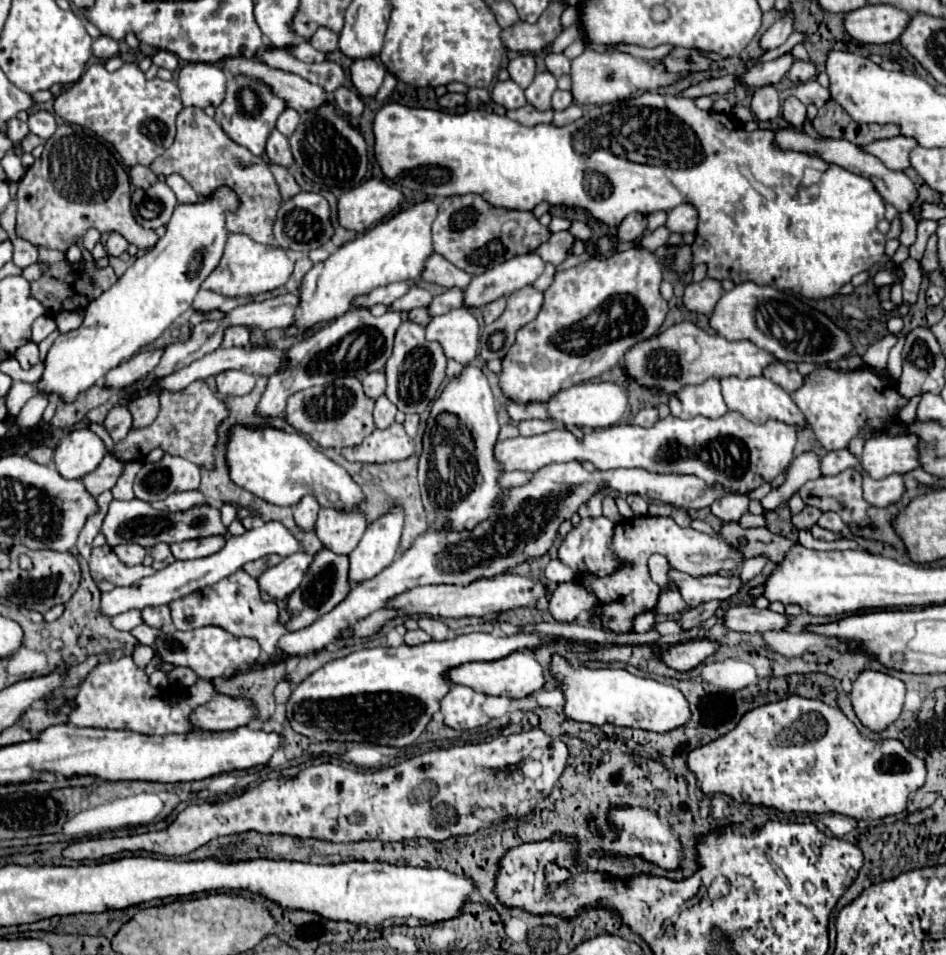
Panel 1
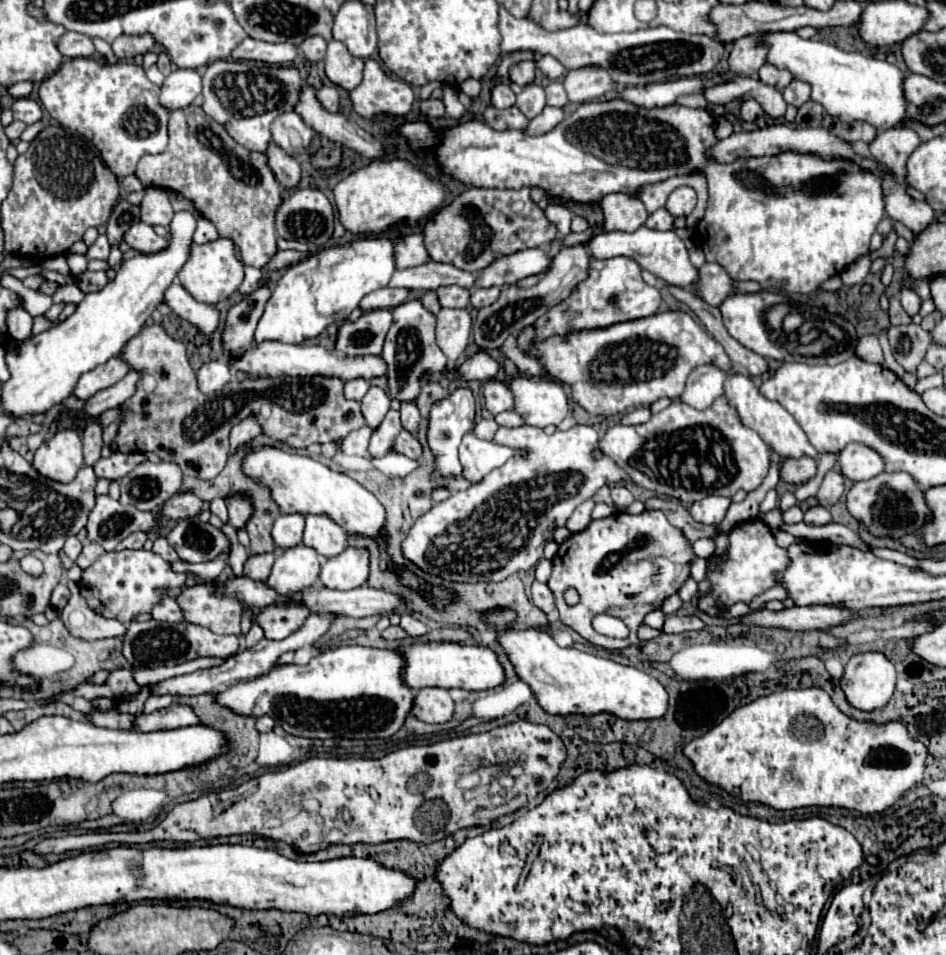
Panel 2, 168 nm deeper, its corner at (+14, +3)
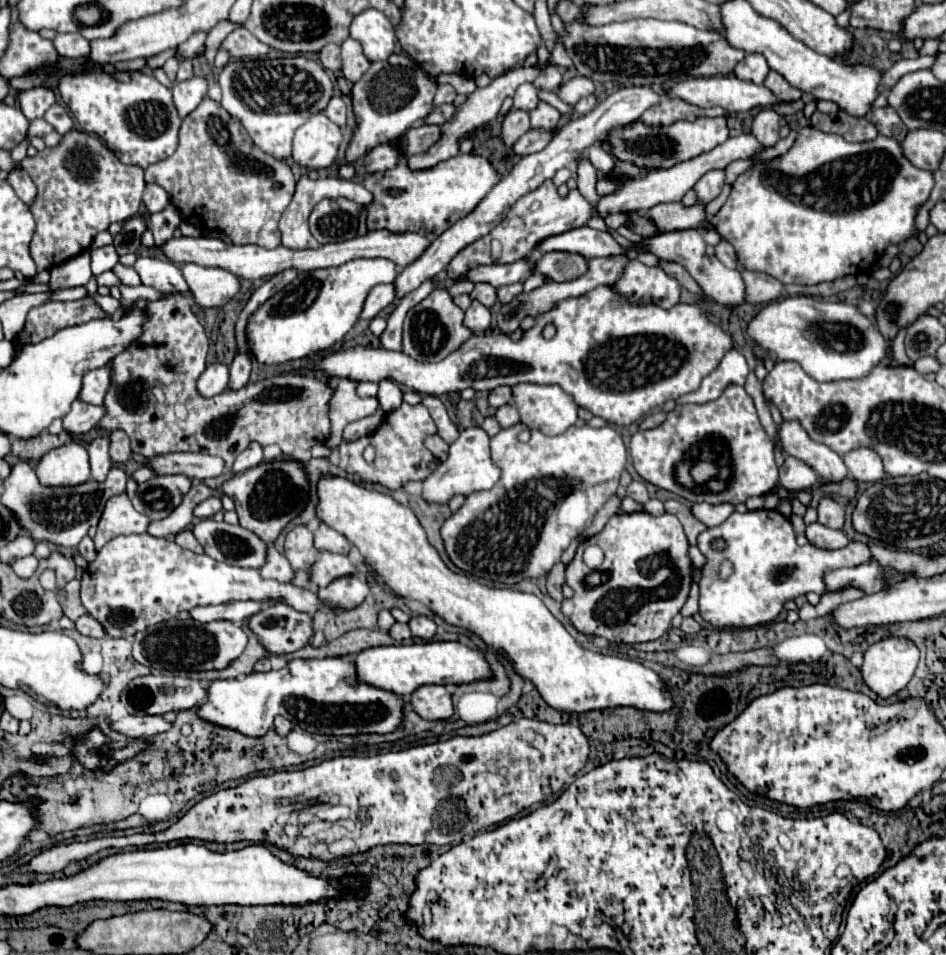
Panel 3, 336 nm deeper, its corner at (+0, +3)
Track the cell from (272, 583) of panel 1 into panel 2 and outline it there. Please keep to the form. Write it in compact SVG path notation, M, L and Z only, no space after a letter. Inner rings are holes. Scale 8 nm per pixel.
M306 545L276 553L278 559L266 583L278 591L302 591L310 587L320 573L320 555Z

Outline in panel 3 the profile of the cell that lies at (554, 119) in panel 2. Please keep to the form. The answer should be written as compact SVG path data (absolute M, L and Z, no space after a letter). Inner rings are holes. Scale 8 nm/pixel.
M530 129L528 133L524 133L512 147L512 151L516 155L530 155L530 153L536 153L536 151L542 151L550 141L552 141L552 135L556 135L558 129L552 129L552 131L544 131L544 129Z

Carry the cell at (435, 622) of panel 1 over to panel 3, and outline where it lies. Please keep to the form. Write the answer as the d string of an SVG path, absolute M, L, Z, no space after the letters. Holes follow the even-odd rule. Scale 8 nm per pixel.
M412 617L408 625L410 625L412 633L424 641L430 641L436 635L436 623L428 617Z

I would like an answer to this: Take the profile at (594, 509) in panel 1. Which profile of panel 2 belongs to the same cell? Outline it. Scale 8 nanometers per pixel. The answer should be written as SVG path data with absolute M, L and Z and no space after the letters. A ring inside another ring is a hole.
M588 499L588 501L584 501L582 505L578 505L576 509L574 509L574 513L572 513L572 517L568 519L568 523L566 523L566 527L568 527L568 531L570 533L578 533L578 531L584 531L588 525L590 525L590 513L592 513L592 509L594 509L594 501L592 499Z

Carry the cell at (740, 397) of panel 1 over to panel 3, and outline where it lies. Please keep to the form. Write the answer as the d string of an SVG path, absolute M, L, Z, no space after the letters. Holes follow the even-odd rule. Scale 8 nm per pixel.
M782 421L782 425L778 427L778 435L788 455L816 469L816 473L826 481L842 481L848 475L844 459L830 447L810 439L800 421Z

